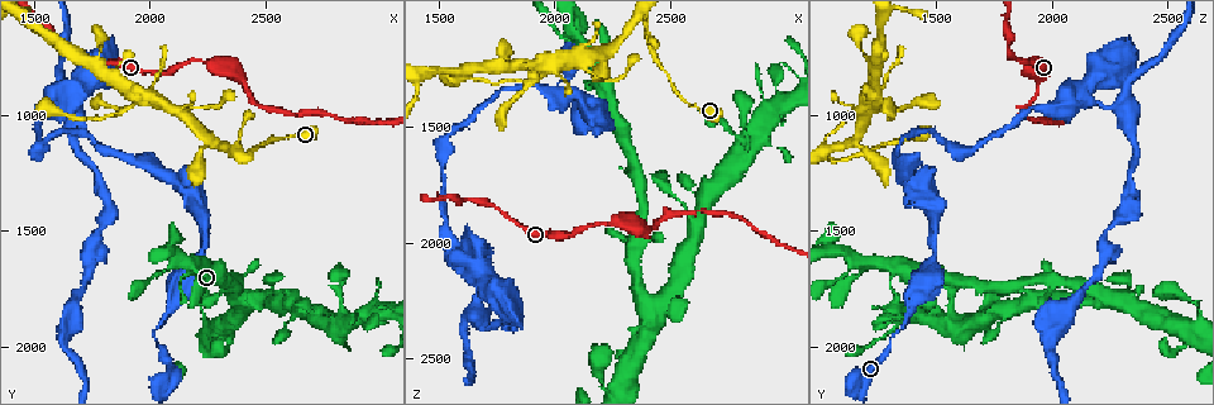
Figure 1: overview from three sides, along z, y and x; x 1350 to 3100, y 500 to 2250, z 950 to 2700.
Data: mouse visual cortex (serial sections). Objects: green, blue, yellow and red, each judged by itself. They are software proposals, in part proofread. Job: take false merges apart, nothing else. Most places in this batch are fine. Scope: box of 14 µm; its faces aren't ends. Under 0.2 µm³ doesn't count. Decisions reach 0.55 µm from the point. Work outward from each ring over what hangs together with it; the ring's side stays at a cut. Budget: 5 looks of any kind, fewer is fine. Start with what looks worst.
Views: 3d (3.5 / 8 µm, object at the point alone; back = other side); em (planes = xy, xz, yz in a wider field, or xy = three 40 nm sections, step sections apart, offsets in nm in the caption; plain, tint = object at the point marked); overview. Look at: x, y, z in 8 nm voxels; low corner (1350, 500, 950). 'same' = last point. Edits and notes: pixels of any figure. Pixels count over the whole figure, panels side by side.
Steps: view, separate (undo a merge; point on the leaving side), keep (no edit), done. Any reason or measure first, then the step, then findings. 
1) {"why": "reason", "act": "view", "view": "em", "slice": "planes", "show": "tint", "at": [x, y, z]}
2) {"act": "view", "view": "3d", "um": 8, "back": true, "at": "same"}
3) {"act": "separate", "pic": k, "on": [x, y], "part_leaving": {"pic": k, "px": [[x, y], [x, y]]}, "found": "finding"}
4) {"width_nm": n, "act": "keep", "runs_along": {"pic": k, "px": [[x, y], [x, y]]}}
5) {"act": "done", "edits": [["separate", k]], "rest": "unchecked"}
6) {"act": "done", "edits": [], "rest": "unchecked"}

{"why": "thick turns thin", "act": "view", "view": "3d", "um": 3.5, "at": [2100, 1830, 1410]}

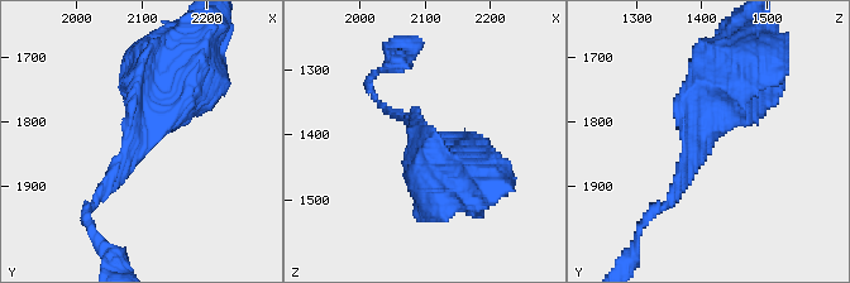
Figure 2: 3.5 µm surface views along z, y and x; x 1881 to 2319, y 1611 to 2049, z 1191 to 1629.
{"act": "view", "view": "em", "slice": "xy", "step": 5, "show": "tint", "at": [2105, 1830, 1400]}

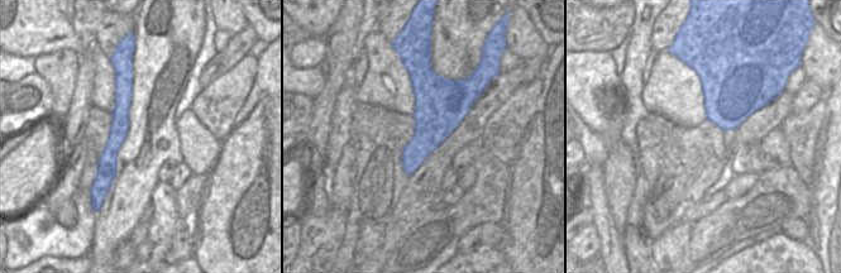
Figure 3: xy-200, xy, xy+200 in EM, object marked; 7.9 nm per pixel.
{"act": "keep", "runs_along": {"pic": 2, "px": [[92, 202], [151, 137], [186, 75]]}, "found": "all the same cell"}

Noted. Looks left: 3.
{"why": "calibre changes", "act": "view", "view": "3d", "um": 3.5, "at": [2140, 1320, 1440]}

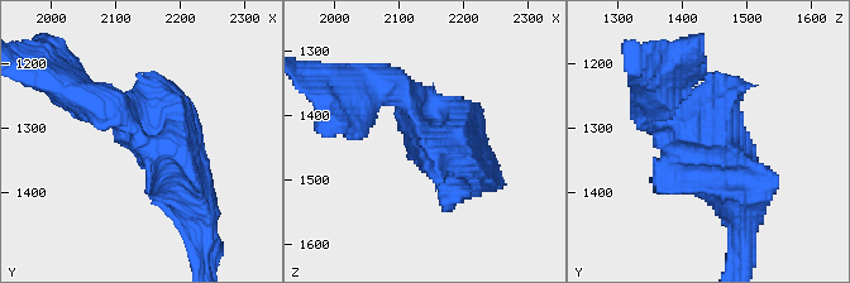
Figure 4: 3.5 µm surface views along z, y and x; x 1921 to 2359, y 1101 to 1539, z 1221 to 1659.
{"act": "view", "view": "em", "slice": "xy", "step": 5, "show": "tint", "at": [2145, 1310, 1435]}

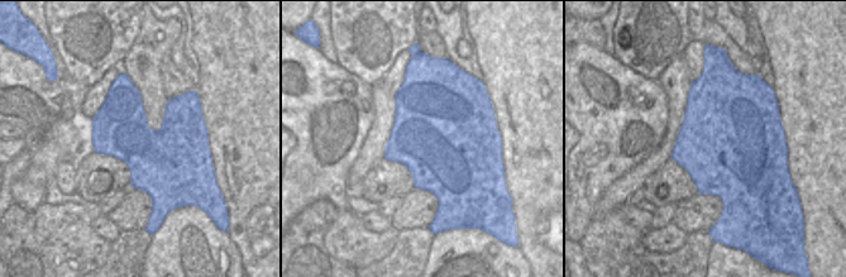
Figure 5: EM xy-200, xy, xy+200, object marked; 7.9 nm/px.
{"act": "keep", "runs_along": {"pic": 4, "px": [[191, 191], [176, 156], [101, 101]]}, "found": "one cell here"}

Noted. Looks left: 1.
{"act": "done", "edits": [], "rest": "unchecked"}

